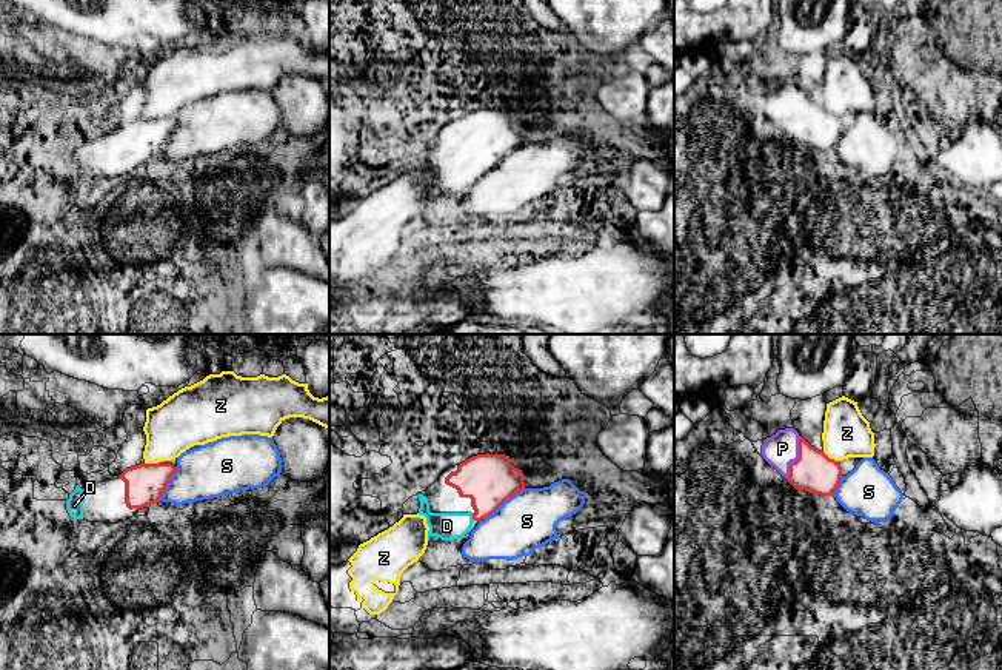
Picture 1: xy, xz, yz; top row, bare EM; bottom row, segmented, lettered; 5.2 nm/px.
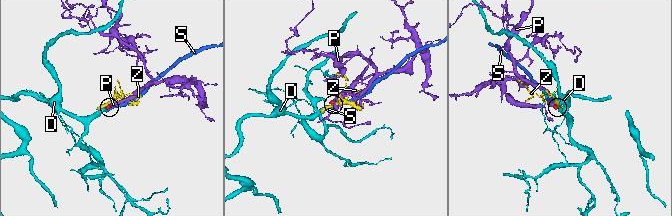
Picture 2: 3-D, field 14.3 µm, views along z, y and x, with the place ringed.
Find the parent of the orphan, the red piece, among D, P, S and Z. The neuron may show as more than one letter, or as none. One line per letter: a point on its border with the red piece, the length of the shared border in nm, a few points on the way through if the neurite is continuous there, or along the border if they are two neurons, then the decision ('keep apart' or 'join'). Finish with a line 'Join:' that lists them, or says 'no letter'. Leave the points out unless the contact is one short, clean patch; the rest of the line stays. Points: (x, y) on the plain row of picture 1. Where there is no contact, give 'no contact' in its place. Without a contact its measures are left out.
D: meets red in xz at (473, 173); contact 40 nm long; runs through xz (490, 134), (485, 160), (473, 173), (447, 180); join
P: meets red in yz at (798, 114); contact 240 nm long; runs through yz (814, 127), (798, 114), (782, 103); join
S: meets red in xz at (504, 156); contact 280 nm long; border along xz (525, 144), (511, 150), (484, 174); keep apart
Z: meets red in yz at (828, 113); contact 100 nm long; border along yz (822, 107), (836, 117); keep apart
Join: D, P

